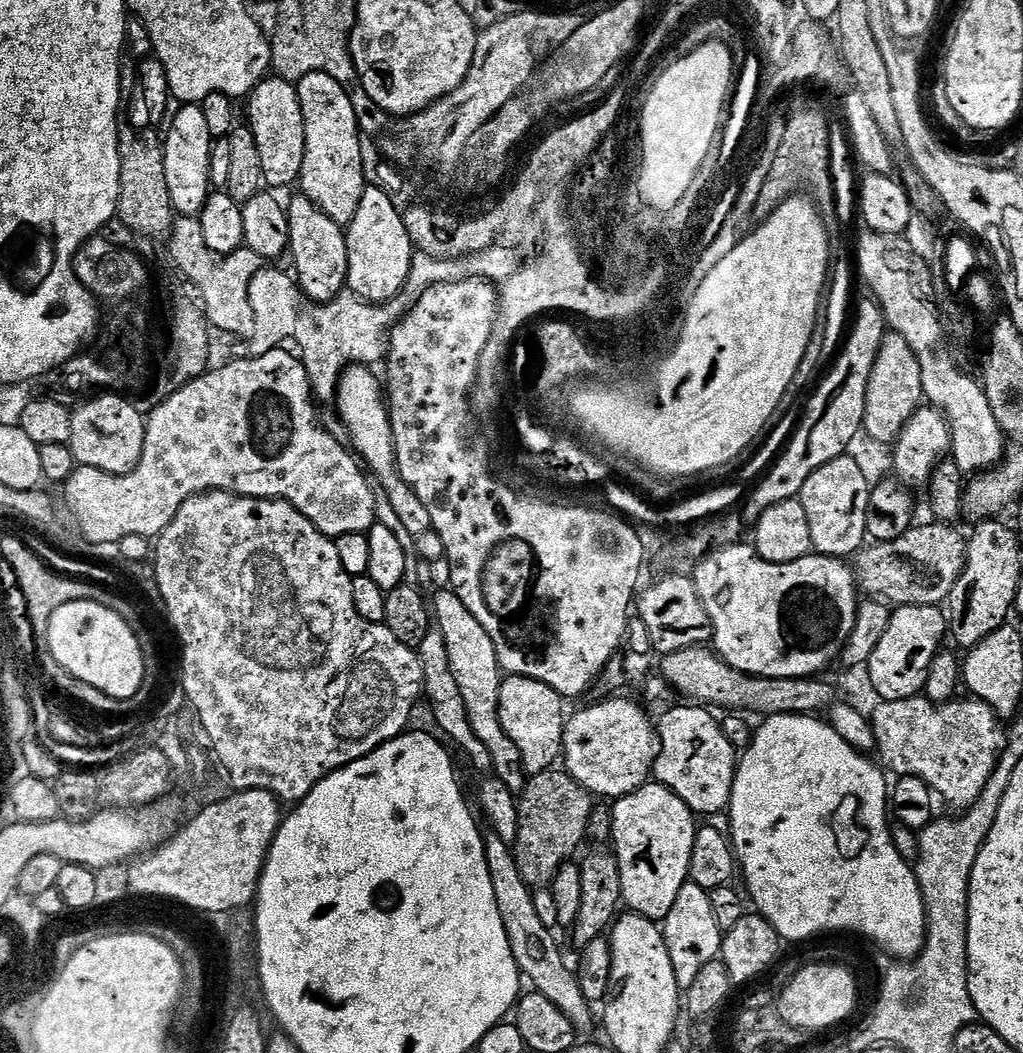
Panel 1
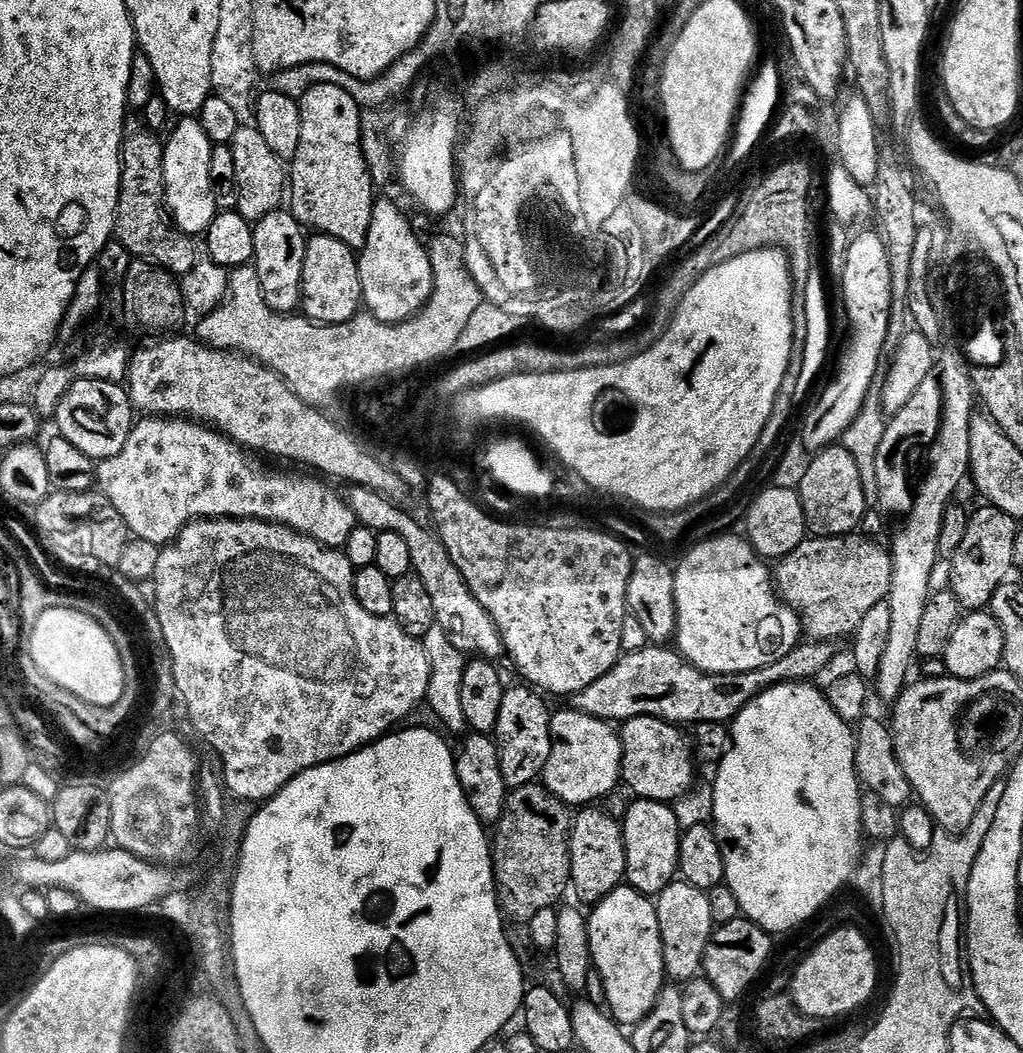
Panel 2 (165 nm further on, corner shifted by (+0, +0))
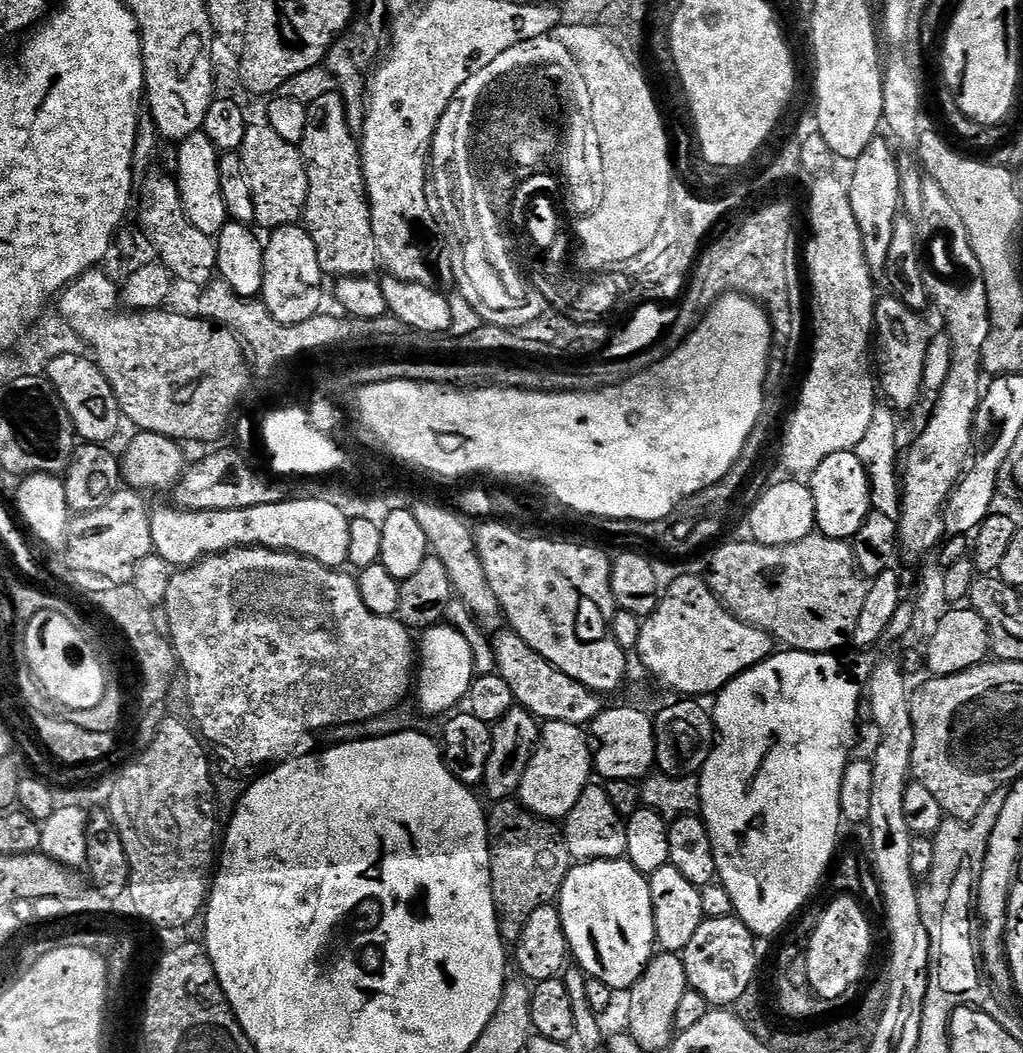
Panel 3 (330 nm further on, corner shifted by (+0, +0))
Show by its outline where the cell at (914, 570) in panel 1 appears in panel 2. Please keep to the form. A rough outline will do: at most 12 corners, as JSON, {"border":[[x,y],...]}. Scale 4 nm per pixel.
{"border":[[863,534],[812,536],[774,587],[813,640],[887,601],[892,558]]}

